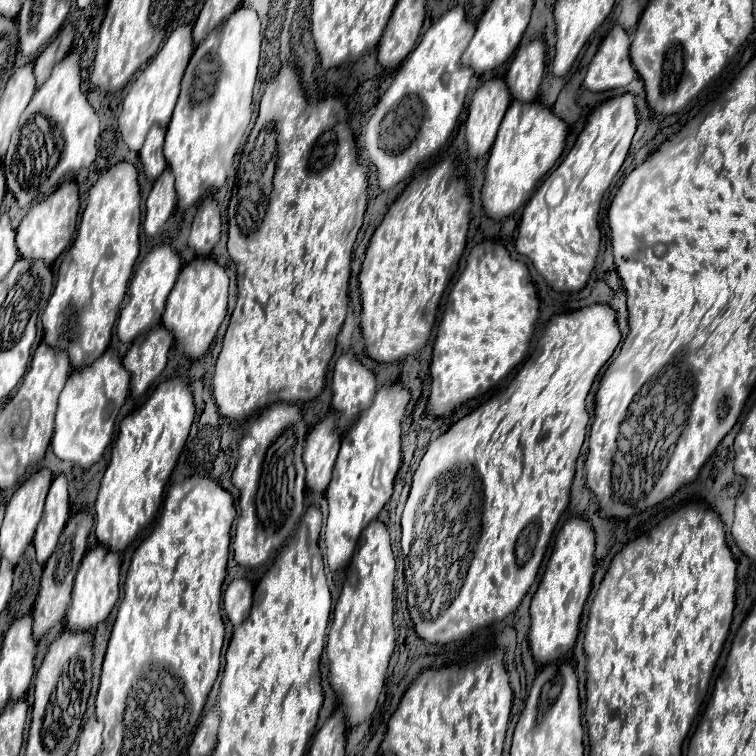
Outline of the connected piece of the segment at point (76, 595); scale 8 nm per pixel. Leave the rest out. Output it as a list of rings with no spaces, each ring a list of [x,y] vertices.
[[[95,546],[83,558],[83,564],[79,566],[79,572],[77,572],[77,578],[75,578],[75,584],[73,584],[71,608],[67,610],[67,618],[65,618],[67,630],[79,630],[79,632],[93,630],[97,624],[101,624],[111,614],[113,606],[117,604],[119,576],[121,574],[109,574],[109,568],[107,568],[107,562],[105,562],[107,554],[109,554],[107,548]]]

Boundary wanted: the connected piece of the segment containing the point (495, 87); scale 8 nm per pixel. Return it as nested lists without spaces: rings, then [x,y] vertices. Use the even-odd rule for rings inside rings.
[[[493,78],[477,88],[469,104],[469,116],[465,122],[467,152],[471,158],[489,154],[509,102],[511,96],[507,84],[501,78]]]

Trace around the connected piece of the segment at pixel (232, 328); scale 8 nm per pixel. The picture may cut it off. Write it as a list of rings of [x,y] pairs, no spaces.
[[[283,66],[279,76],[273,78],[267,84],[267,90],[261,98],[261,106],[259,106],[259,116],[257,122],[263,124],[277,124],[277,156],[273,158],[273,190],[271,190],[271,180],[265,180],[271,174],[271,168],[267,168],[267,160],[263,158],[263,154],[255,152],[255,146],[251,148],[251,152],[243,158],[241,162],[241,172],[237,170],[237,192],[233,192],[233,198],[229,202],[229,256],[231,260],[237,264],[237,288],[239,288],[239,296],[237,296],[237,306],[231,314],[229,320],[229,328],[223,340],[223,350],[217,358],[217,366],[215,366],[215,376],[213,376],[213,396],[215,402],[219,406],[221,416],[231,418],[235,422],[243,422],[247,418],[251,418],[253,414],[257,414],[257,410],[267,408],[269,402],[289,402],[289,404],[303,404],[309,402],[313,398],[317,398],[323,390],[325,384],[325,374],[327,374],[327,366],[329,360],[335,352],[335,338],[343,326],[343,320],[347,316],[347,304],[349,304],[349,276],[351,276],[351,254],[353,254],[353,244],[355,238],[363,226],[363,216],[367,210],[367,172],[365,168],[359,164],[357,158],[357,146],[355,146],[355,138],[353,132],[349,128],[347,122],[347,110],[345,106],[337,100],[337,98],[325,98],[321,104],[307,104],[305,92],[301,88],[299,76],[295,74],[295,70],[291,66]]]

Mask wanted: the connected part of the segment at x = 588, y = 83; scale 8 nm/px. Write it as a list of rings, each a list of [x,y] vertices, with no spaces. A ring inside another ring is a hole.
[[[615,26],[591,60],[583,86],[591,92],[605,92],[623,88],[635,80],[637,72],[629,58],[629,44],[629,34],[621,26]]]

